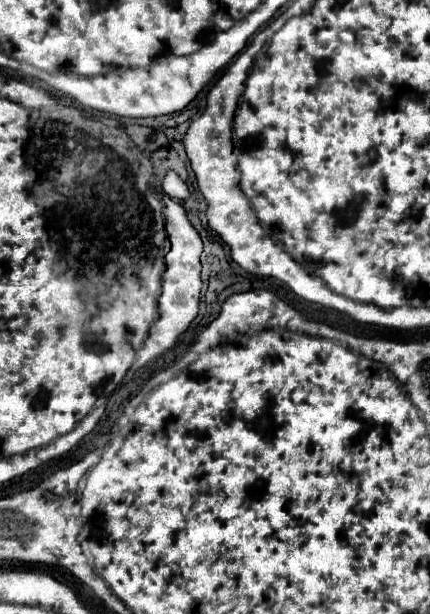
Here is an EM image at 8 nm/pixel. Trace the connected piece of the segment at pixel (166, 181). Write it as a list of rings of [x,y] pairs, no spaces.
[[[166,172],[166,176],[162,178],[162,190],[170,198],[184,198],[186,200],[190,196],[186,182],[176,172]]]

